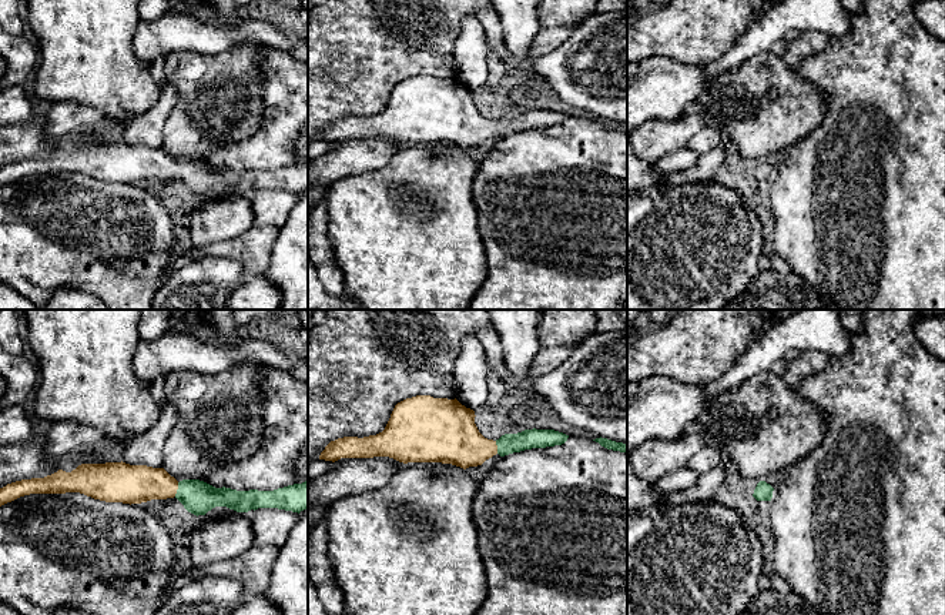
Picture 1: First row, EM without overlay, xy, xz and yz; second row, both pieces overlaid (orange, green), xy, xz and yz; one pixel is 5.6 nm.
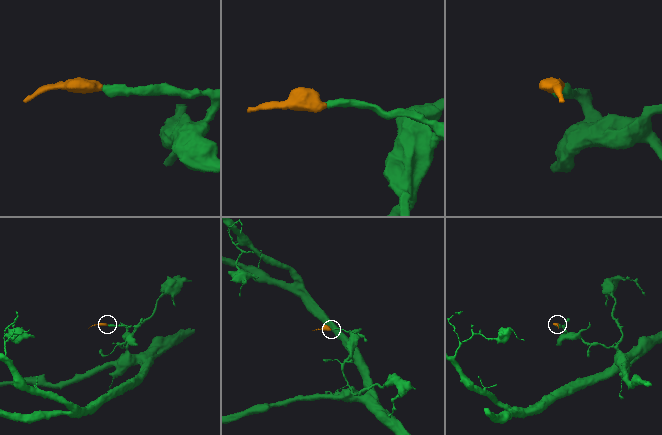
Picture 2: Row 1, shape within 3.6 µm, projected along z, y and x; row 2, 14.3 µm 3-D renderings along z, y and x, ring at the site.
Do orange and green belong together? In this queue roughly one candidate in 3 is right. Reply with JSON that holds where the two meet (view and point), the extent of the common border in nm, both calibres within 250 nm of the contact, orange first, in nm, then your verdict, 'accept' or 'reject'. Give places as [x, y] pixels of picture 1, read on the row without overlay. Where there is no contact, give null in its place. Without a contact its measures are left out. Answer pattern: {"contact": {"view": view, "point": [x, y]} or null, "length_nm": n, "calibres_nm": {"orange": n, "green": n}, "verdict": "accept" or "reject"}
{"contact": {"view": "xy", "point": [177, 169]}, "length_nm": 80, "calibres_nm": {"orange": 220, "green": 190}, "verdict": "accept"}

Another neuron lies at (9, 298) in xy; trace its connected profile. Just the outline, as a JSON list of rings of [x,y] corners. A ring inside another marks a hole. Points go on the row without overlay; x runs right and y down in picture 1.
[[[0,281],[0,310],[41,310],[11,287]]]

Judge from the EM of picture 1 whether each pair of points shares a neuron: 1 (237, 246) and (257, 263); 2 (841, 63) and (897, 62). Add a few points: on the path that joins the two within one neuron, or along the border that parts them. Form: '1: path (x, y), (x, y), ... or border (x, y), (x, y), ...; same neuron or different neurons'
1: path (241, 248), (252, 258); same neuron
2: path (855, 63), (882, 63); same neuron

